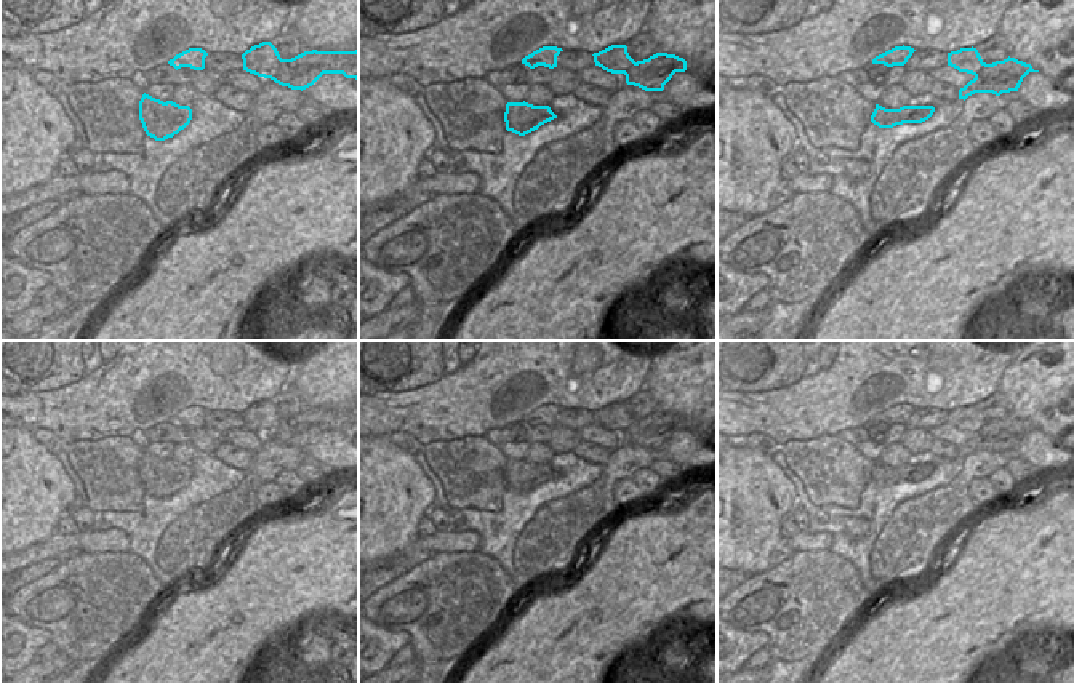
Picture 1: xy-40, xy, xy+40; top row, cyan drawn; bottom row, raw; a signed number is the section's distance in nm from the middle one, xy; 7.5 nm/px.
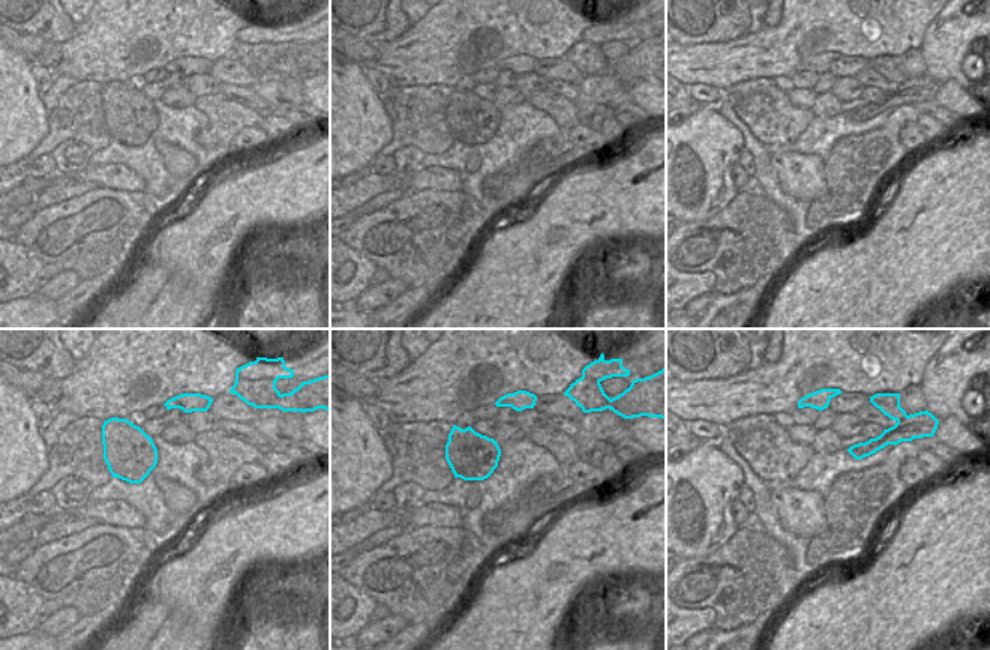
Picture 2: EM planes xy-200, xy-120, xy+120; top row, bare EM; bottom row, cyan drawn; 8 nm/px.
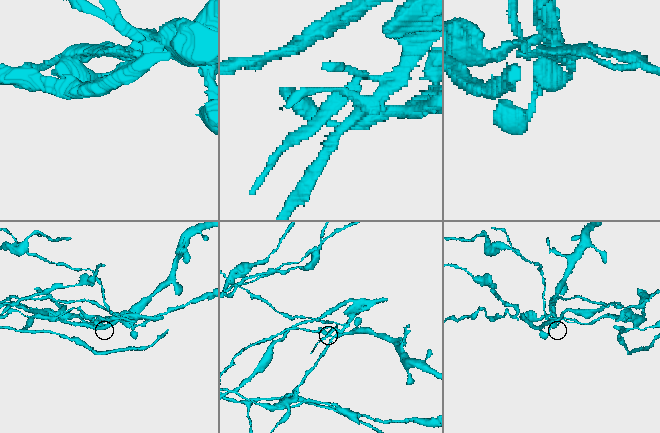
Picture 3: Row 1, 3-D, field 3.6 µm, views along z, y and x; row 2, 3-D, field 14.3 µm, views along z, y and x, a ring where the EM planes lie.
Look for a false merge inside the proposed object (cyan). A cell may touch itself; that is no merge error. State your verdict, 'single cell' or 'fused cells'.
fused cells

